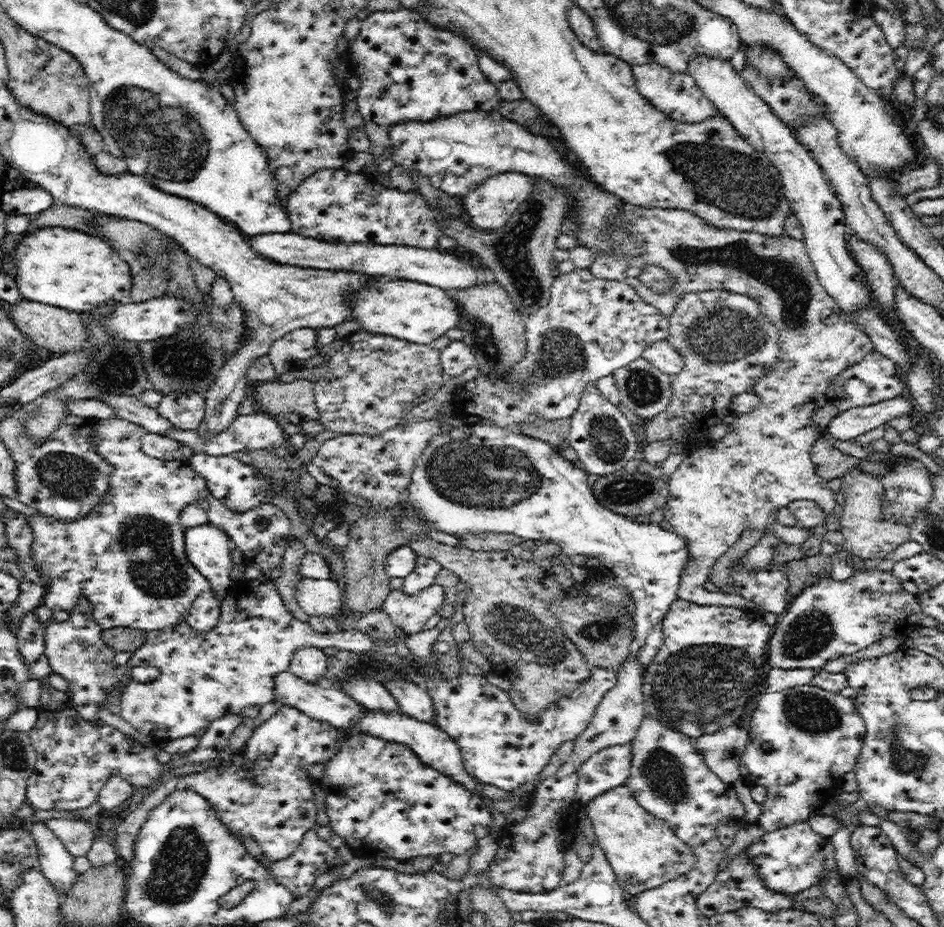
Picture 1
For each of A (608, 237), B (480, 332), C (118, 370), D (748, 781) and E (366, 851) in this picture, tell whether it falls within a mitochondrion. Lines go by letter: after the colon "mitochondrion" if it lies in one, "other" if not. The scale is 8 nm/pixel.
A: mitochondrion
B: mitochondrion
C: mitochondrion
D: other
E: other

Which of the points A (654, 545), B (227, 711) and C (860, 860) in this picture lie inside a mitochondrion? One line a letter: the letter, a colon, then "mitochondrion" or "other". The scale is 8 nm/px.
A: other
B: other
C: other

